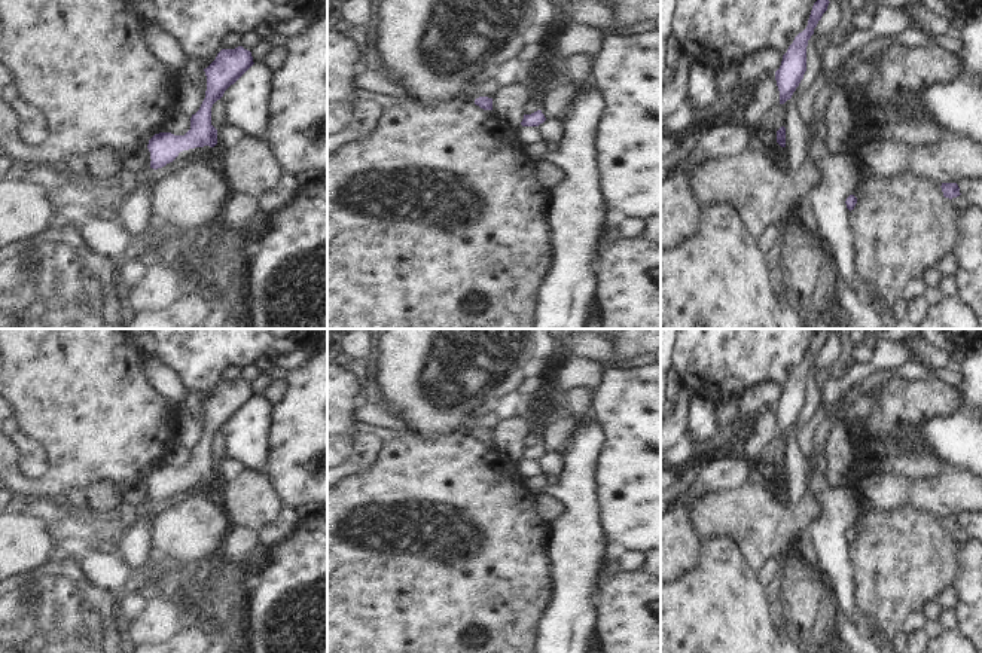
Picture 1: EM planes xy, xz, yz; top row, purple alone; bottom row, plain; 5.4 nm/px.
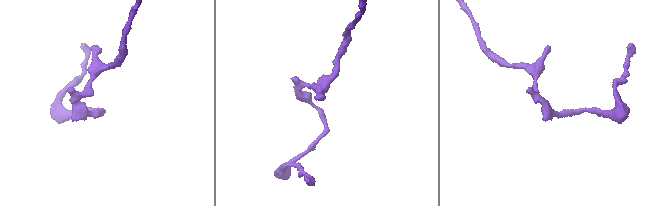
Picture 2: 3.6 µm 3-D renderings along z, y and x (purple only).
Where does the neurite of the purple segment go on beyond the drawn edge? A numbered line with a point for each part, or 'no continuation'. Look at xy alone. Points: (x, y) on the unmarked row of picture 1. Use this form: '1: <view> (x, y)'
no continuation

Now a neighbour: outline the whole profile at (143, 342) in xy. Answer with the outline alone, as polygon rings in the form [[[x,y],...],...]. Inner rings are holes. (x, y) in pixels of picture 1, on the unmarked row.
[[[147,332],[132,336],[132,342],[135,348],[144,354],[146,358],[155,354],[155,341]]]

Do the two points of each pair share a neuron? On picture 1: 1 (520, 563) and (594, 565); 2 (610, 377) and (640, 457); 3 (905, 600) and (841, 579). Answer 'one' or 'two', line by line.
1: two
2: one
3: two

